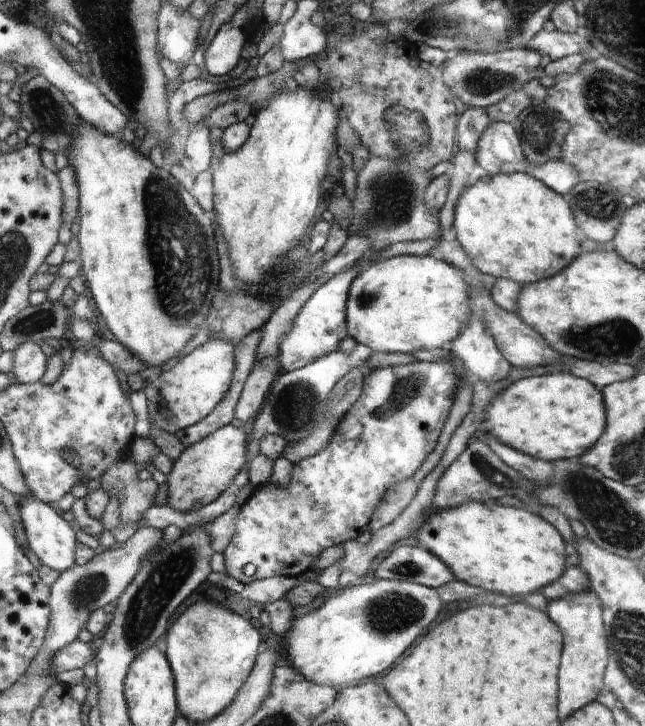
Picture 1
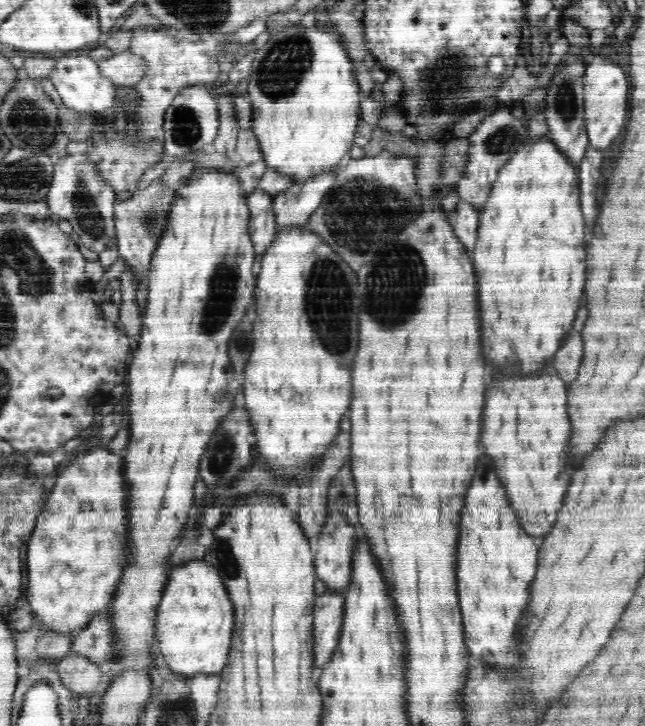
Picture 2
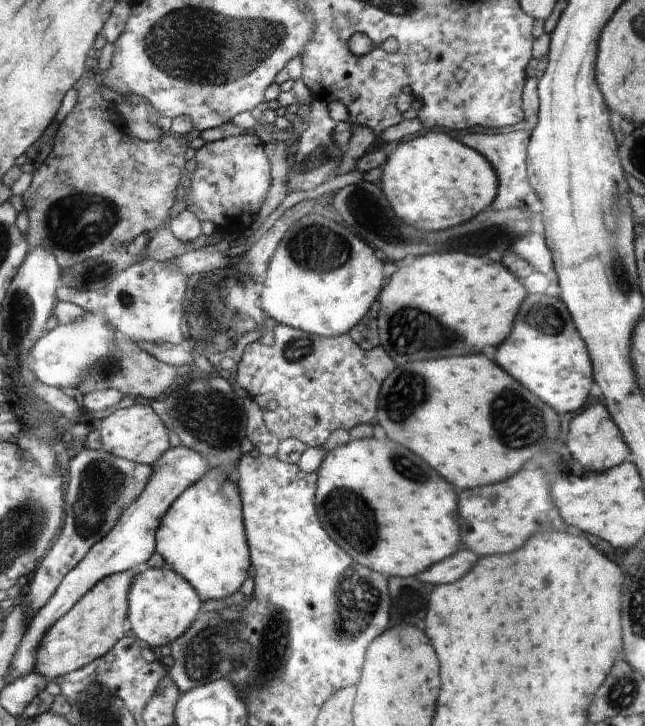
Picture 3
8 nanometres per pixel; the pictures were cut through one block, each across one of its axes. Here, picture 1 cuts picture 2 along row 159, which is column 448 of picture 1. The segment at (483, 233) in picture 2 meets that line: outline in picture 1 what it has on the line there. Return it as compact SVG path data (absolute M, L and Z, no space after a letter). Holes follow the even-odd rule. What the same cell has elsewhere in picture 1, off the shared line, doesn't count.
M494 501L490 503L484 502L468 502L464 506L458 506L458 508L450 508L450 510L433 510L427 515L428 520L424 520L419 530L416 533L419 544L418 546L423 546L424 550L432 552L436 558L440 558L447 567L455 574L455 578L461 580L462 582L467 582L468 584L474 585L475 587L484 588L484 590L506 595L513 598L519 598L521 596L526 596L534 592L534 590L544 589L548 584L554 581L558 581L560 577L563 576L564 568L566 568L566 546L564 546L564 540L560 538L558 530L554 526L550 526L543 517L539 514L536 515L531 511L526 509L518 509L516 507L498 505Z

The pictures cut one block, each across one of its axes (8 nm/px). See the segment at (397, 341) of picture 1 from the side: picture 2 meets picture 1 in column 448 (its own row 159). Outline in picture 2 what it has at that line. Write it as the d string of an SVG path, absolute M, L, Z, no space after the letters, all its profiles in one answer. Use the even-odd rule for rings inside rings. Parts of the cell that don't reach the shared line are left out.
M321 21L310 29L296 25L289 27L271 34L268 42L253 52L247 93L253 109L252 130L267 168L290 177L292 184L305 184L318 173L334 172L339 162L349 156L350 147L355 144L362 92L352 70L352 60L330 28Z

